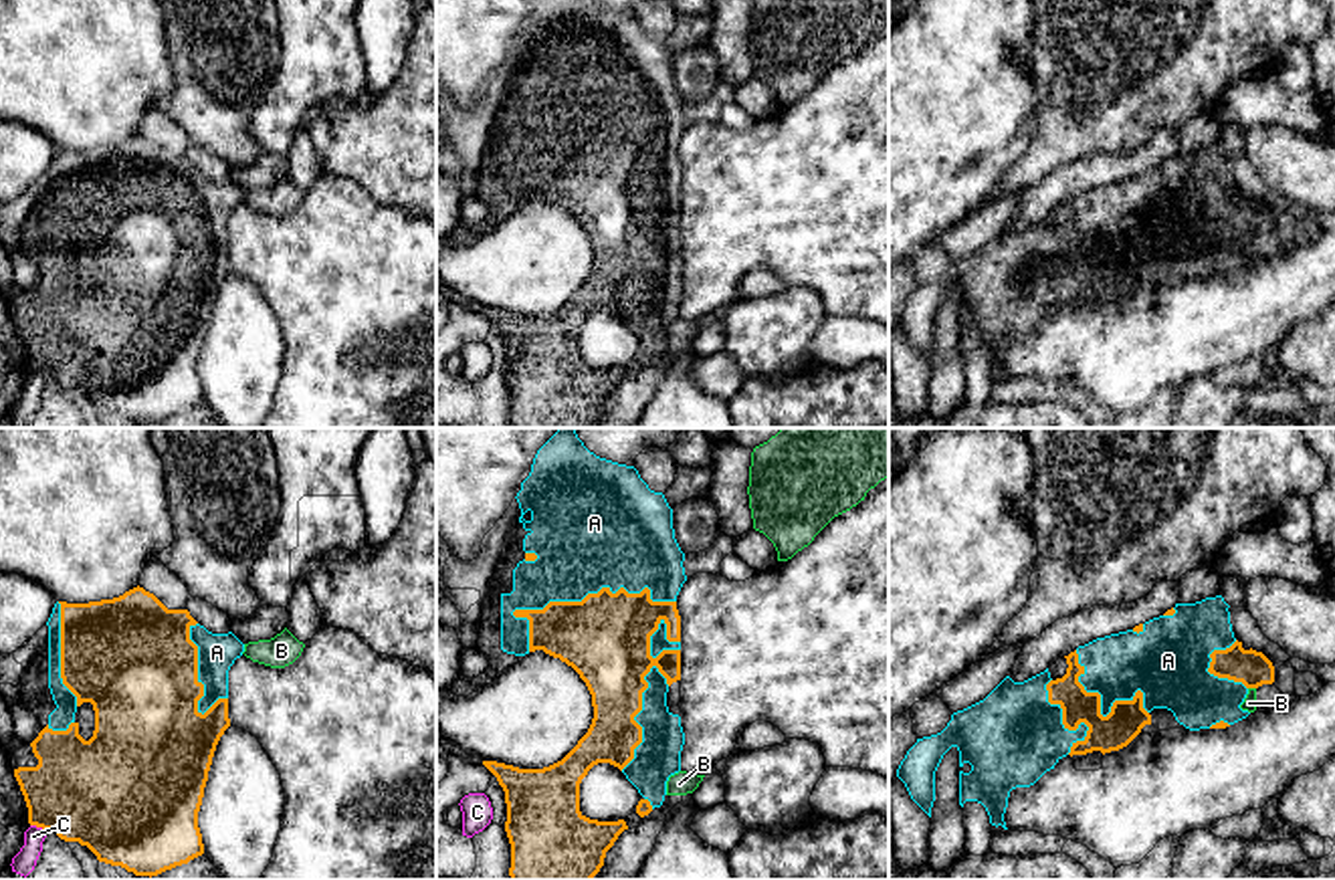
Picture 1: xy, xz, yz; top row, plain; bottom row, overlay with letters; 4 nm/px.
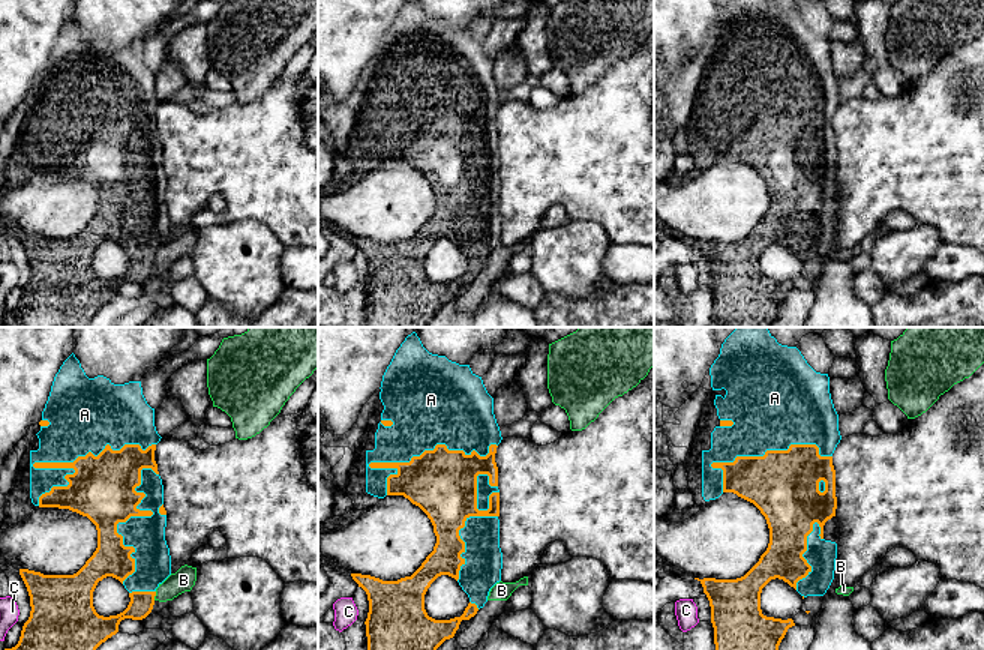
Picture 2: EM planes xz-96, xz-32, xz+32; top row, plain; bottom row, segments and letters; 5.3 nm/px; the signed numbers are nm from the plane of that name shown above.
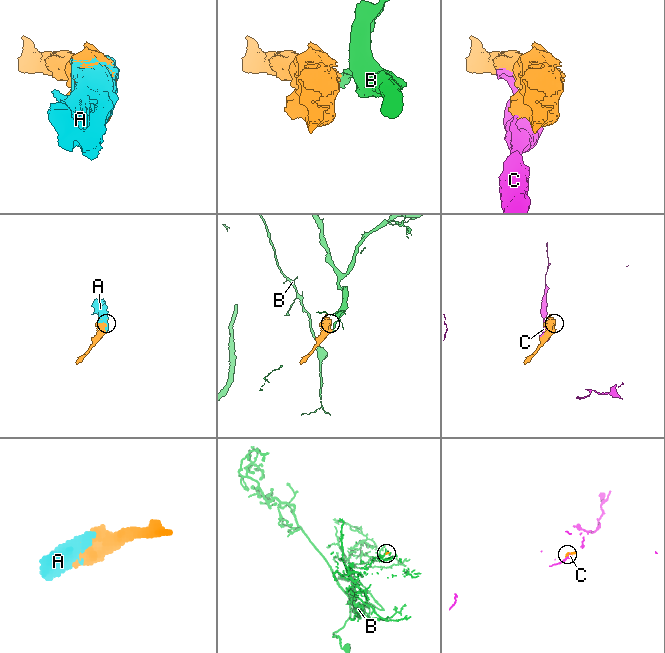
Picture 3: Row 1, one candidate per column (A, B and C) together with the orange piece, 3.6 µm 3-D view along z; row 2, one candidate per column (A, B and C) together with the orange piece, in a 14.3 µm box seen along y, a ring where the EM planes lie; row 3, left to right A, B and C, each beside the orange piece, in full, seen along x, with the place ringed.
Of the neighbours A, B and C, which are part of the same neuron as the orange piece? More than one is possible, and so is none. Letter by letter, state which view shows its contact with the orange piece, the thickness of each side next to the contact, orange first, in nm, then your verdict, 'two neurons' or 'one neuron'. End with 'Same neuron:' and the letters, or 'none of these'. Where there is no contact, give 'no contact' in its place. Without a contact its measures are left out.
A: contact in xz; calibres 360 and 480 nm; one neuron
B: contact in yz; calibres 150 and 50 nm; two neurons
C: contact in xy; calibres 420 and 90 nm; two neurons
Same neuron: A

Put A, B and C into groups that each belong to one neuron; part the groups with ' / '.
A / B / C

